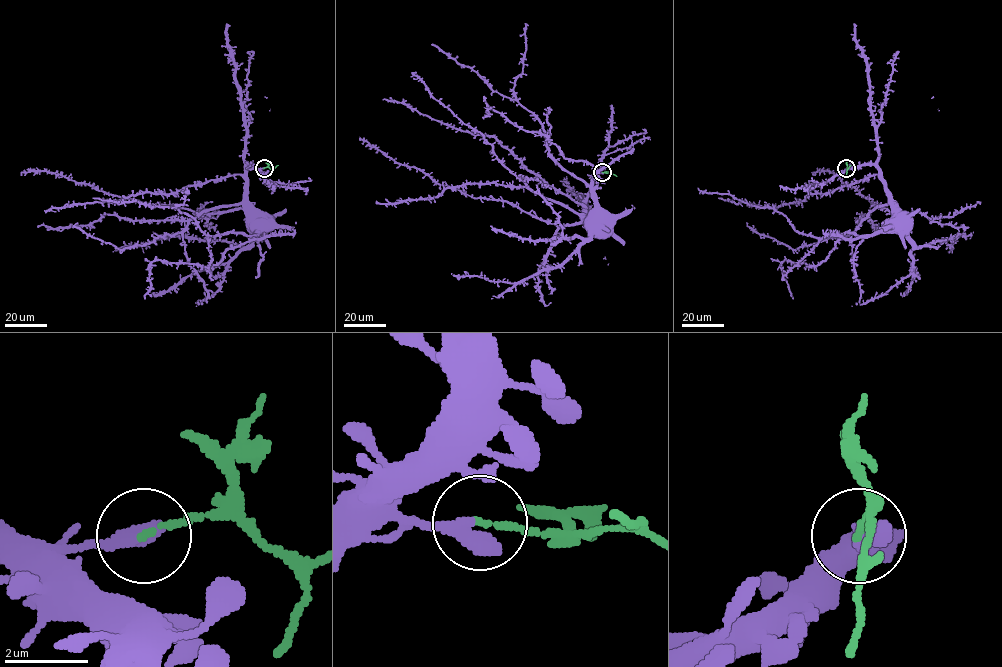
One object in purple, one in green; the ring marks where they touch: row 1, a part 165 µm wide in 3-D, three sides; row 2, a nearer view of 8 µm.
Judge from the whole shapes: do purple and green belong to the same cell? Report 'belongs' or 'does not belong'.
does not belong

